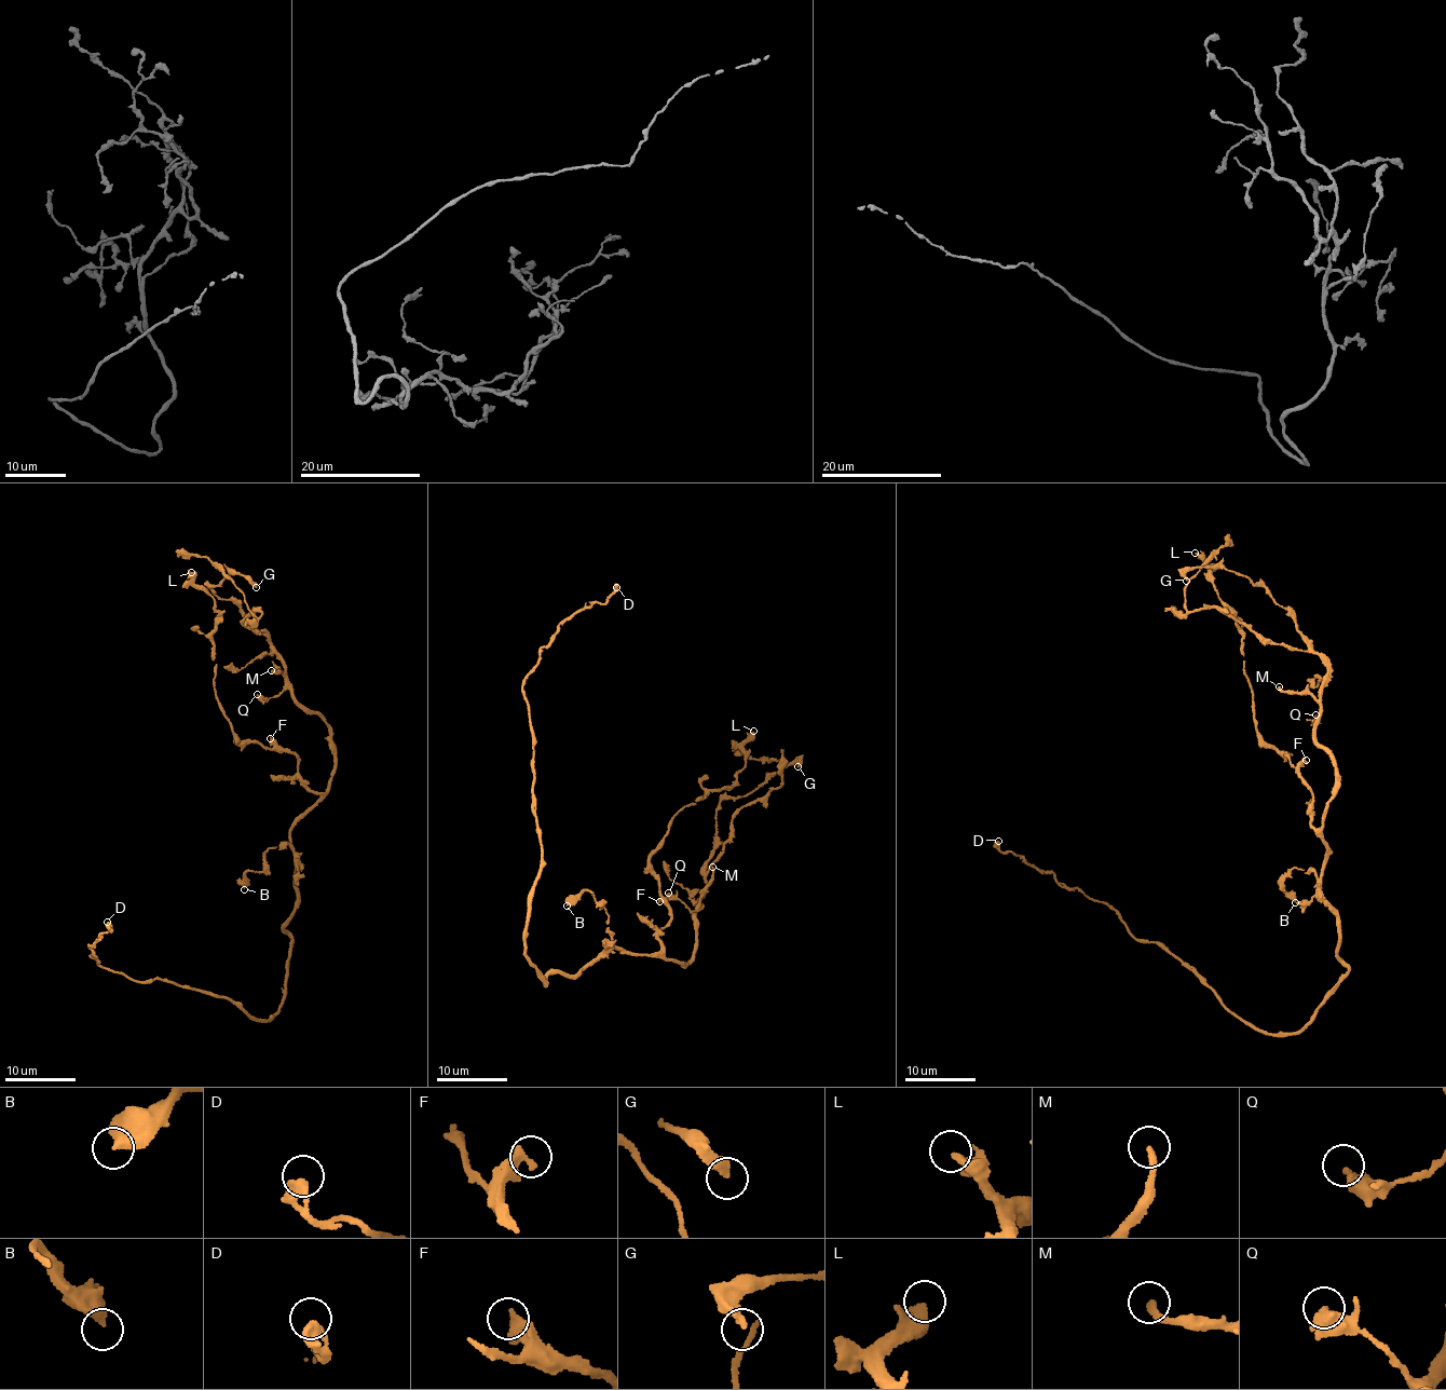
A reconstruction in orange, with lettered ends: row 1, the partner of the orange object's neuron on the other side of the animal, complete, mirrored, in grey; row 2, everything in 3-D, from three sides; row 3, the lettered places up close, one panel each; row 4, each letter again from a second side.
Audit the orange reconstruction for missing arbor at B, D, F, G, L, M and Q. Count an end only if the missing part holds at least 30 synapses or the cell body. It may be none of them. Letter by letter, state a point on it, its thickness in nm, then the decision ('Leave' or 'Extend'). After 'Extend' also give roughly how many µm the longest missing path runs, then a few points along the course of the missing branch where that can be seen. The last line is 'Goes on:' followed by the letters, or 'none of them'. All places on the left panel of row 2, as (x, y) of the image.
B: Place: (244, 889). Thickness 440 nm. Leave
D: Place: (107, 922). Thickness 400 nm. Leave
F: Place: (270, 738). Thickness 360 nm. Leave
G: Place: (256, 587). Thickness 280 nm. Leave
L: Place: (191, 572). Thickness 280 nm. Leave
M: Place: (271, 670). Thickness 240 nm. Leave
Q: Place: (257, 694). Thickness 460 nm. Leave
Goes on: none of them

